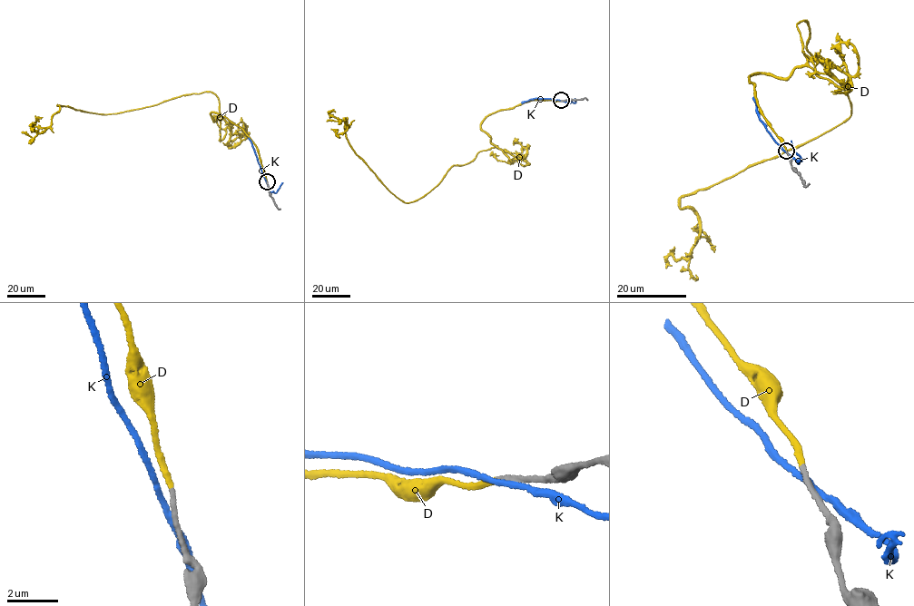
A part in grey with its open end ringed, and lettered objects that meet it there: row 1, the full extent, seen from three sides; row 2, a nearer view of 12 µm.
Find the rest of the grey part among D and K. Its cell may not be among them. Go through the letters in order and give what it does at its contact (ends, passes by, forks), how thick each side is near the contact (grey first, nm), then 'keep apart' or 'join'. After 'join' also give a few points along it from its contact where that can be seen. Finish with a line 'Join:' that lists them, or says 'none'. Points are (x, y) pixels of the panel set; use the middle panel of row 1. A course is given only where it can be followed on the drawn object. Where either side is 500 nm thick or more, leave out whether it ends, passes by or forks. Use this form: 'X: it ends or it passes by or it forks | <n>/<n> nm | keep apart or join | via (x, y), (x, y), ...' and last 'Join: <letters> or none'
D: it ends | 200/220 nm | join | via (561, 101), (490, 113), (480, 128), (497, 147), (408, 202), (356, 154), (335, 112)
K: it passes by | 280/240 nm | keep apart
Join: D

